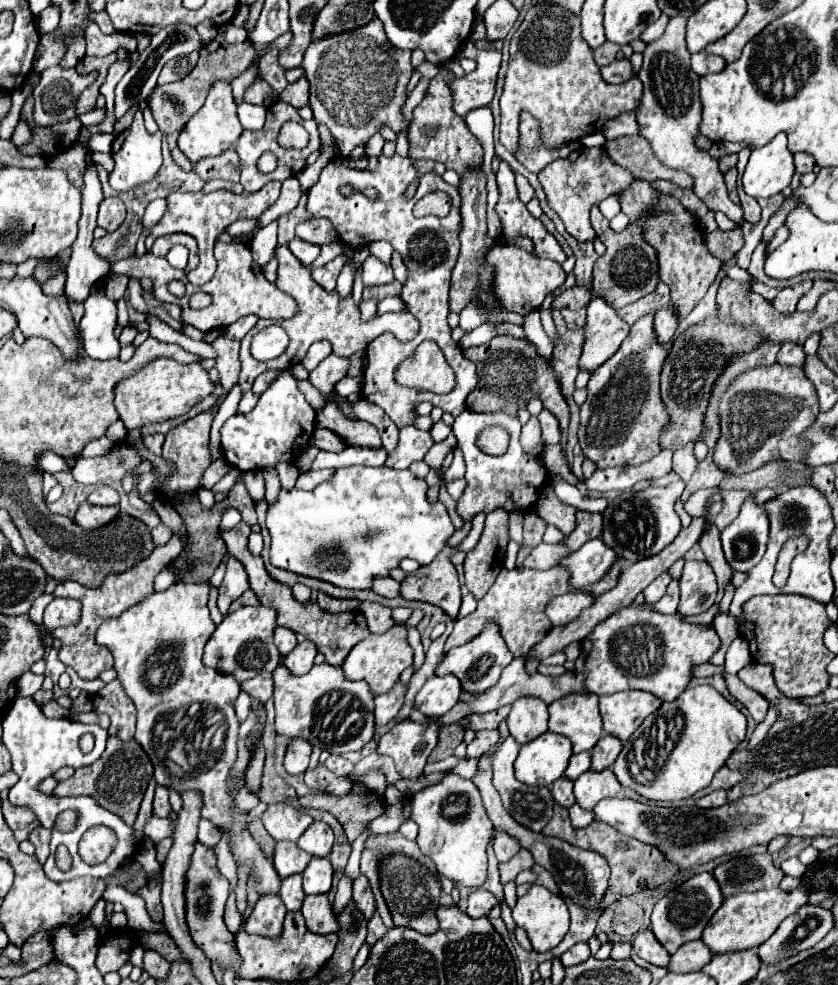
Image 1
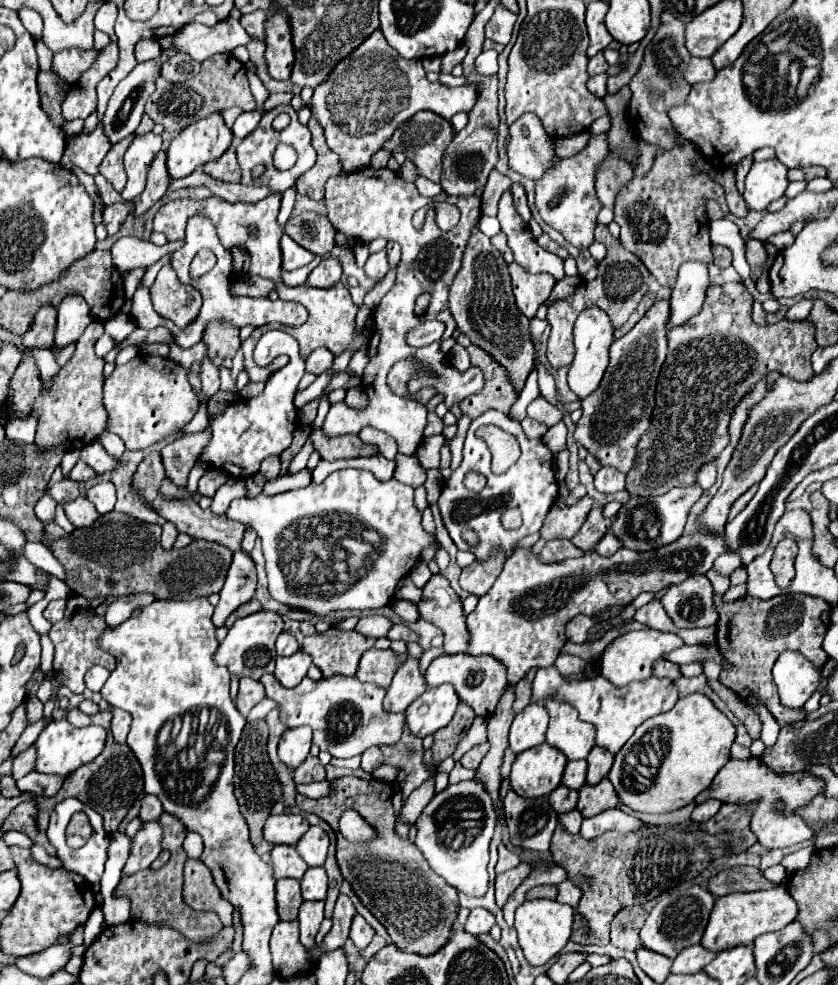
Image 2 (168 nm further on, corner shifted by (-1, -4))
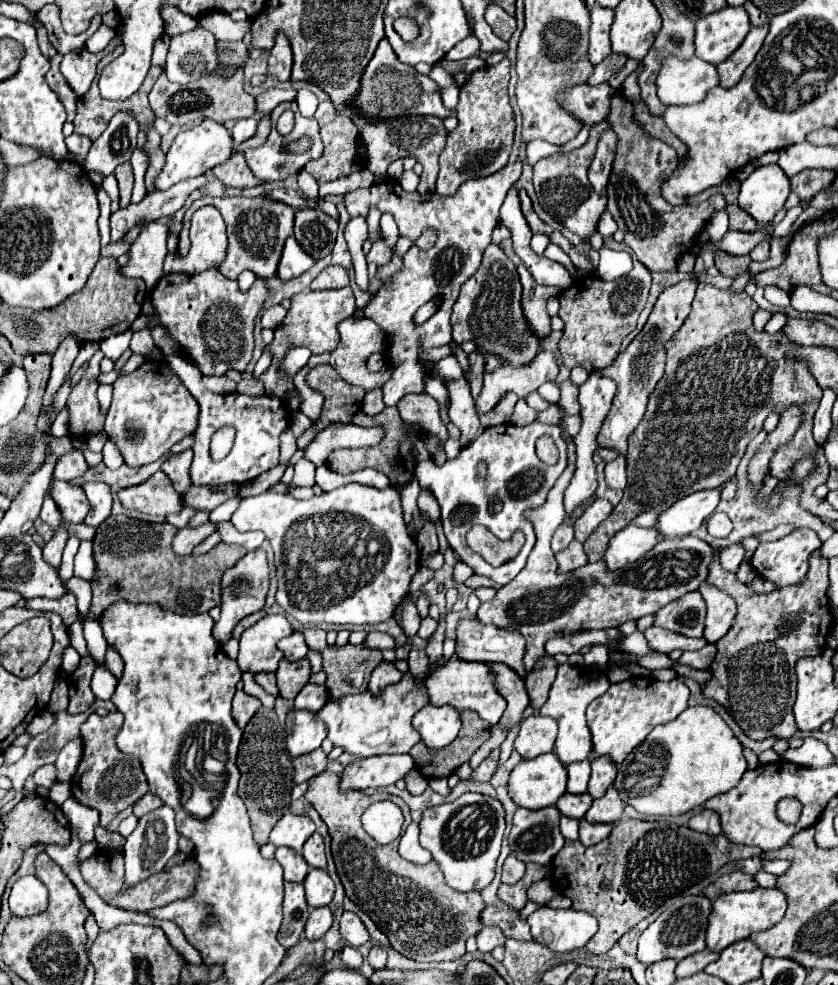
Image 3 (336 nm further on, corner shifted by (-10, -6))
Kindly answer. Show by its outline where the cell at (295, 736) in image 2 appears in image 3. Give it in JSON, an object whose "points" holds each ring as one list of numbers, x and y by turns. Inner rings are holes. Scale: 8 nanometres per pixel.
{"points":[[291,709,287,713,287,751,291,757,307,755,321,747,327,729,307,709]]}

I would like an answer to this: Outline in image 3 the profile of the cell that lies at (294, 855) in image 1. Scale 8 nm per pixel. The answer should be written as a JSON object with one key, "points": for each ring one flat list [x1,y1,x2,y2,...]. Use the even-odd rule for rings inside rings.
{"points":[[279,847,275,851,275,859,285,869,285,881,299,881,301,883,309,873,309,865,303,859,303,855,291,847]]}

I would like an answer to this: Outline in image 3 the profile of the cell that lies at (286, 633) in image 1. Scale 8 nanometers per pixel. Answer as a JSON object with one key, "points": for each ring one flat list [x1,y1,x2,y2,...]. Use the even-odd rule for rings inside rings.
{"points":[[293,633,293,635,285,637,285,639,281,639,281,643,279,643,277,647,285,653,285,657,287,657,289,661,299,661,299,659,303,659,303,657,307,655,307,651,309,651,303,633]]}

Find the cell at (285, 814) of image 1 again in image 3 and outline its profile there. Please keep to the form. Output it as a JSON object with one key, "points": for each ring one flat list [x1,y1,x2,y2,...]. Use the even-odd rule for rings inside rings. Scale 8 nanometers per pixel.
{"points":[[285,813,273,827,269,841,275,847,291,847,295,851,299,851,303,847,303,843,311,837,311,833,315,831,315,823,305,817,305,815,293,815,293,813]]}

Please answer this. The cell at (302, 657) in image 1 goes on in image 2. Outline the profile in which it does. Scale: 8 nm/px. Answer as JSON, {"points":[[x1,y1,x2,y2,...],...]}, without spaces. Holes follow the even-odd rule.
{"points":[[300,649,290,657,276,657,274,677,282,687,296,687,306,677,310,665,312,665,310,657]]}

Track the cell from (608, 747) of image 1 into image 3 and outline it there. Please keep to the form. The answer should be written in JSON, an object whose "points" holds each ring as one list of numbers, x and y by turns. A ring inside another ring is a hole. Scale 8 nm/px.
{"points":[[609,755,605,757,597,757,591,761,591,781,589,781,589,793,591,797,603,797,607,787,615,781,617,769,615,763]]}

